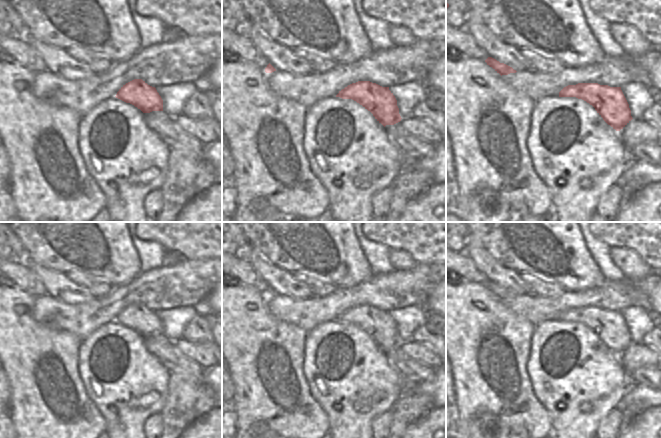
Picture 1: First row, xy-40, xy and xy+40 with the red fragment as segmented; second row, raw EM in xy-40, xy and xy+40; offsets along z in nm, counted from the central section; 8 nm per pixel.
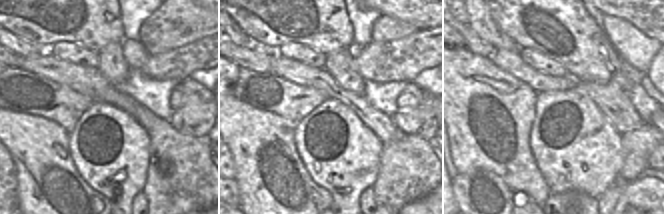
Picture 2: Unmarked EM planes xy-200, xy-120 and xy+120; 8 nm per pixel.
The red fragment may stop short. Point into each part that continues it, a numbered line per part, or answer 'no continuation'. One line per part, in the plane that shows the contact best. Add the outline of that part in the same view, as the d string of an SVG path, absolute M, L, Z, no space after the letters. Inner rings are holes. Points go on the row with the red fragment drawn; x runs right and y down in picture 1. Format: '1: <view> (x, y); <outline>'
no continuation

